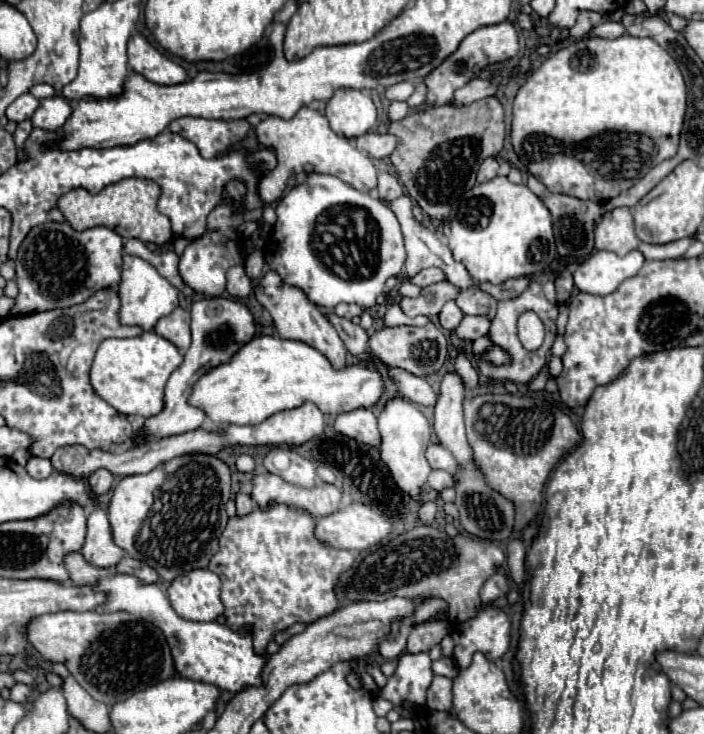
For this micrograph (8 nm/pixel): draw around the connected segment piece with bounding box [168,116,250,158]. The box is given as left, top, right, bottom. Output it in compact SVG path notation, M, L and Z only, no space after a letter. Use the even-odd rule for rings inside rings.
M184 116L178 120L172 120L168 126L174 134L180 134L182 138L196 144L196 148L206 158L214 158L218 154L224 154L232 144L242 140L250 128L246 120L208 120L208 118L192 118Z

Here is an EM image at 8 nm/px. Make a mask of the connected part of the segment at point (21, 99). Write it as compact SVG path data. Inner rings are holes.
M22 94L22 96L18 96L8 108L6 108L6 116L8 116L8 120L12 120L12 122L22 122L22 120L28 120L32 114L34 114L34 110L38 108L38 100L32 96L32 94Z

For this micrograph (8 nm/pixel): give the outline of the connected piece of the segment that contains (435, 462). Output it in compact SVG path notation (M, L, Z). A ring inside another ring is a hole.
M440 444L428 446L428 450L426 450L426 460L428 460L428 464L430 464L432 470L446 470L446 472L454 474L456 468L458 468L454 456L452 456L444 446L440 446Z

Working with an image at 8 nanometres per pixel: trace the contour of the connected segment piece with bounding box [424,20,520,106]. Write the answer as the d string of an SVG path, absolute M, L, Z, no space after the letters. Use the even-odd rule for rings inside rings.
M500 22L500 24L492 24L492 26L482 26L478 30L474 30L472 34L468 34L458 50L454 54L450 54L438 68L434 68L428 76L424 76L424 84L428 88L426 94L426 104L428 106L444 106L444 104L452 104L454 100L454 92L462 86L466 86L470 80L476 78L476 74L480 74L486 66L490 64L498 64L498 62L506 62L510 58L514 58L518 54L520 46L518 46L518 32L514 28L512 22Z

